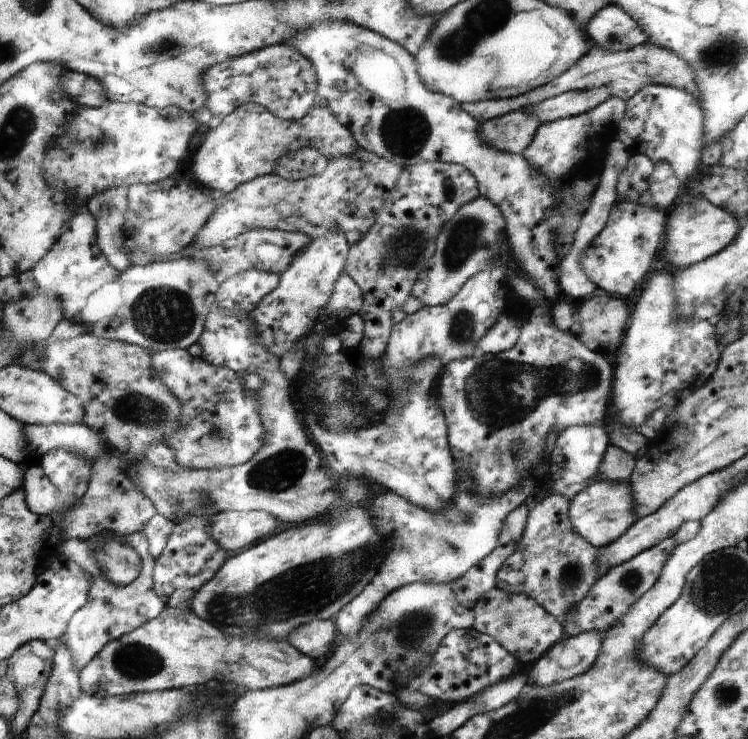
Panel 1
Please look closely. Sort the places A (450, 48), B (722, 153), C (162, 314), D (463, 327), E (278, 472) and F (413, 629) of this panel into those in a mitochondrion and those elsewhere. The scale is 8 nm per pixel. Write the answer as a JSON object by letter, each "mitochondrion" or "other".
{"A":"mitochondrion","B":"other","C":"mitochondrion","D":"mitochondrion","E":"mitochondrion","F":"mitochondrion"}

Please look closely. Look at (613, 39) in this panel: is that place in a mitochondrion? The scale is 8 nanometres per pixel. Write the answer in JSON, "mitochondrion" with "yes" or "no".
{"mitochondrion":"no"}

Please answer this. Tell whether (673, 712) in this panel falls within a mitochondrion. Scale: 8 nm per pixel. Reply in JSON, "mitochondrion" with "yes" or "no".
{"mitochondrion":"no"}

